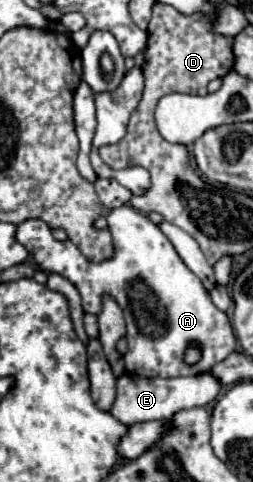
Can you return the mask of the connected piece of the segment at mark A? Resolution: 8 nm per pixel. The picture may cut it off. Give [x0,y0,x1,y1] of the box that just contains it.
[16,205,236,379]

